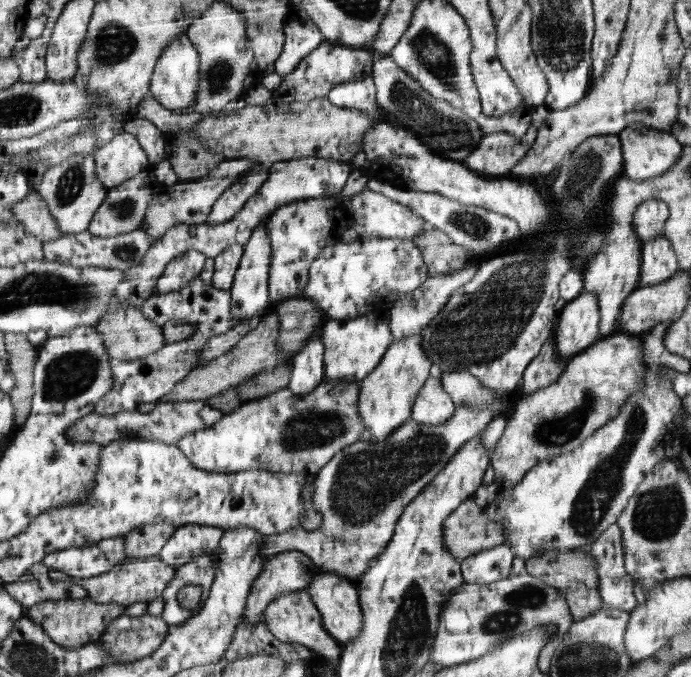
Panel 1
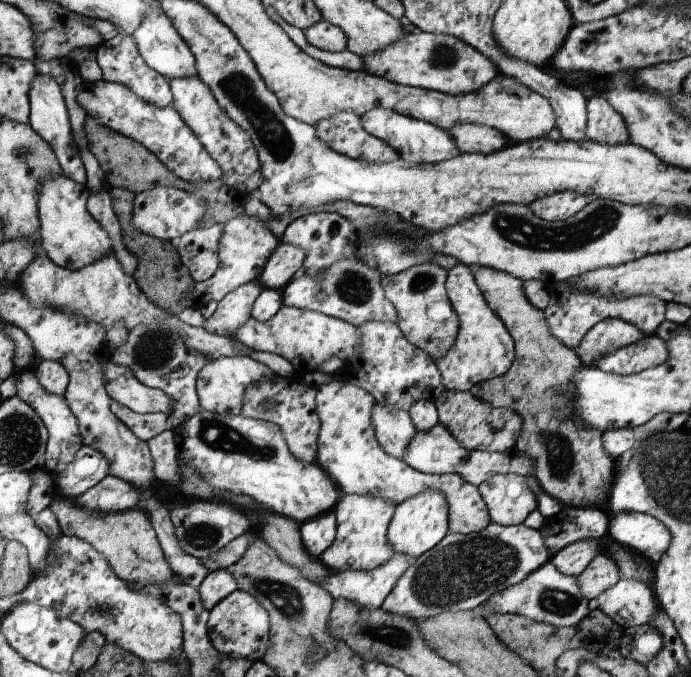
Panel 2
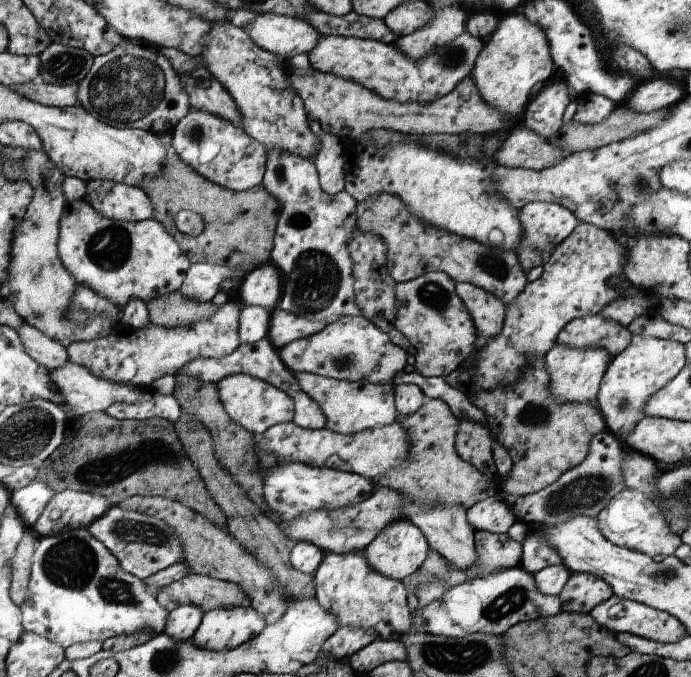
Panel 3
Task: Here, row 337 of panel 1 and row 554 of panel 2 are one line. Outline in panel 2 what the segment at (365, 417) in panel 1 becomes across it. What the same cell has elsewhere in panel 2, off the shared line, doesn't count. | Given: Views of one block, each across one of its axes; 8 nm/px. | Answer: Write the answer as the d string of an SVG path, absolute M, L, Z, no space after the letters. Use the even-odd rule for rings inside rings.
M426 489L396 506L388 528L387 541L394 552L411 557L422 556L449 533L448 524L448 504L444 494L438 489Z

